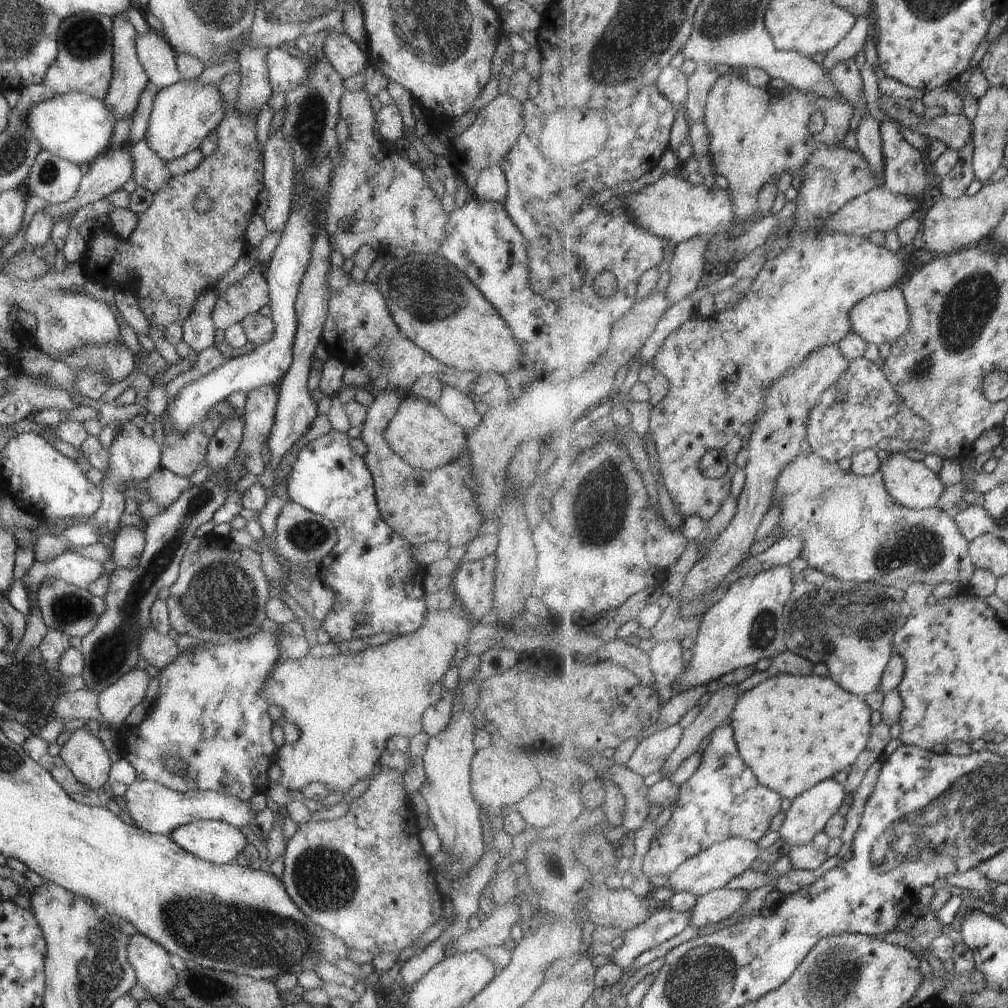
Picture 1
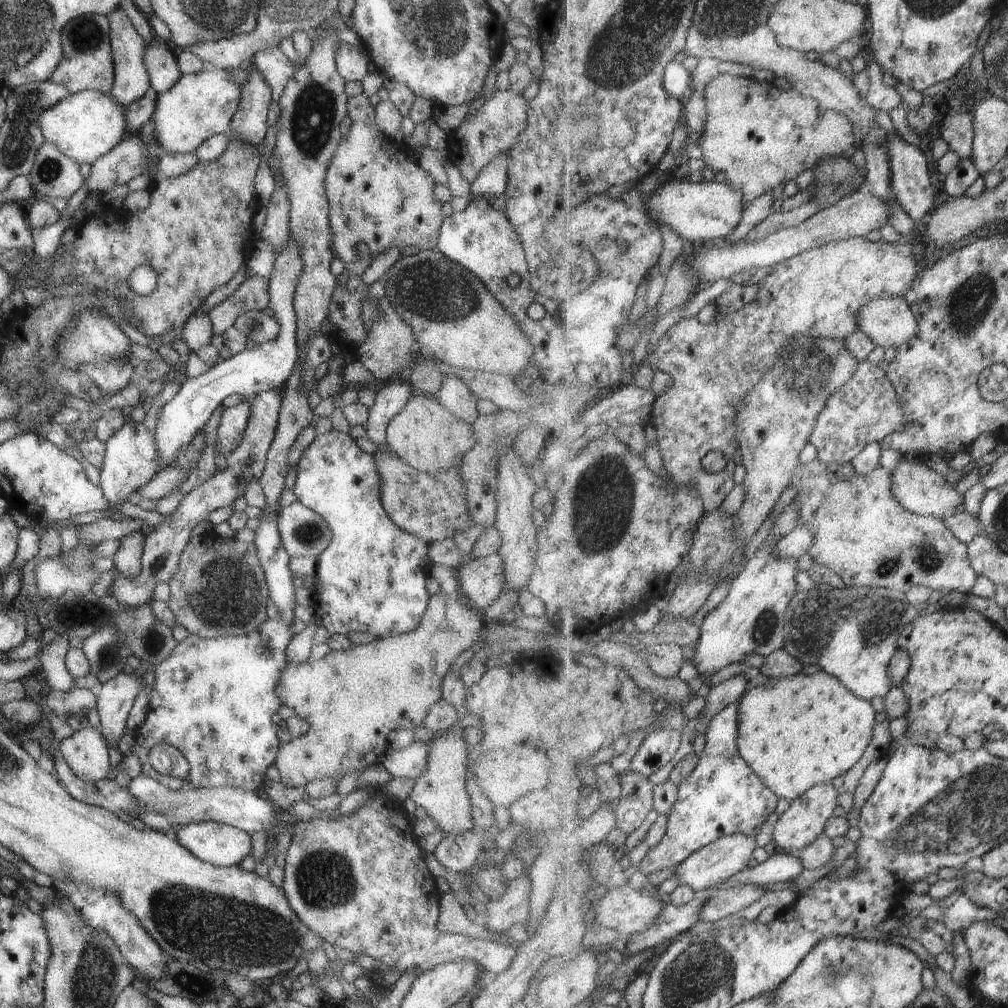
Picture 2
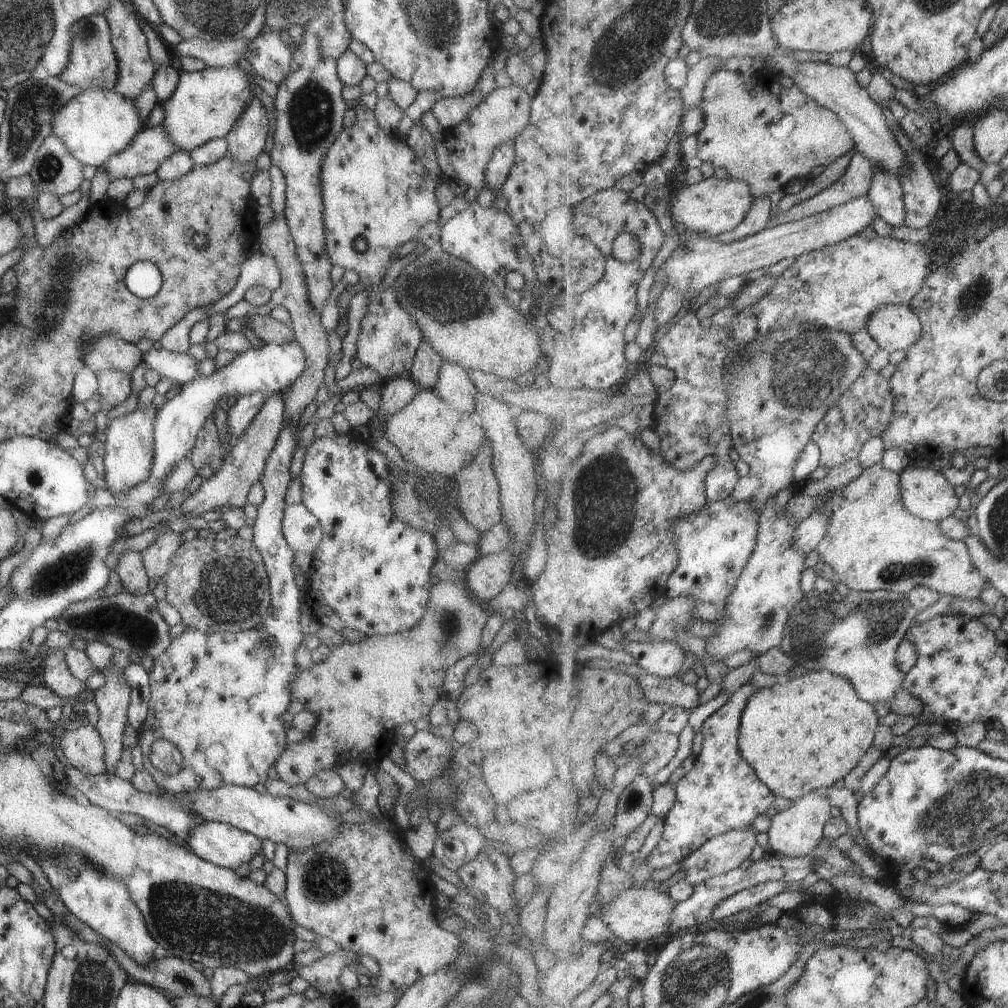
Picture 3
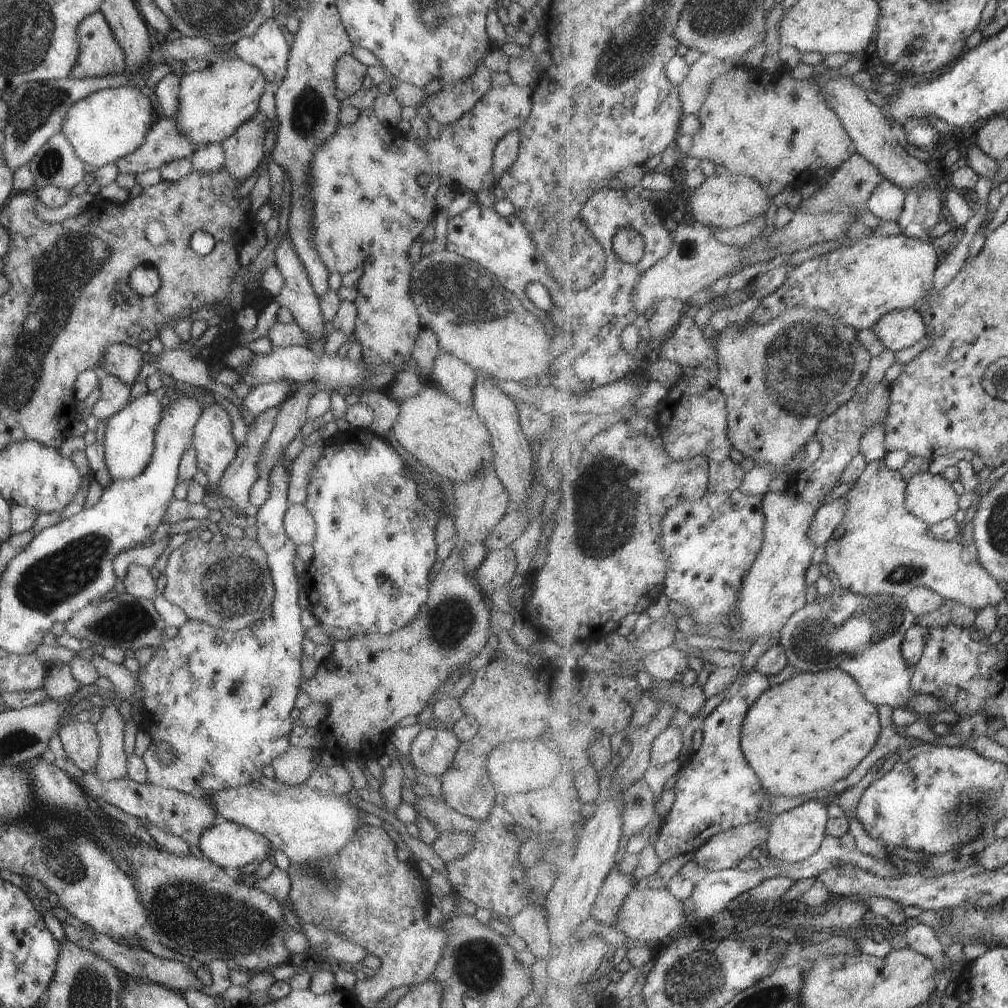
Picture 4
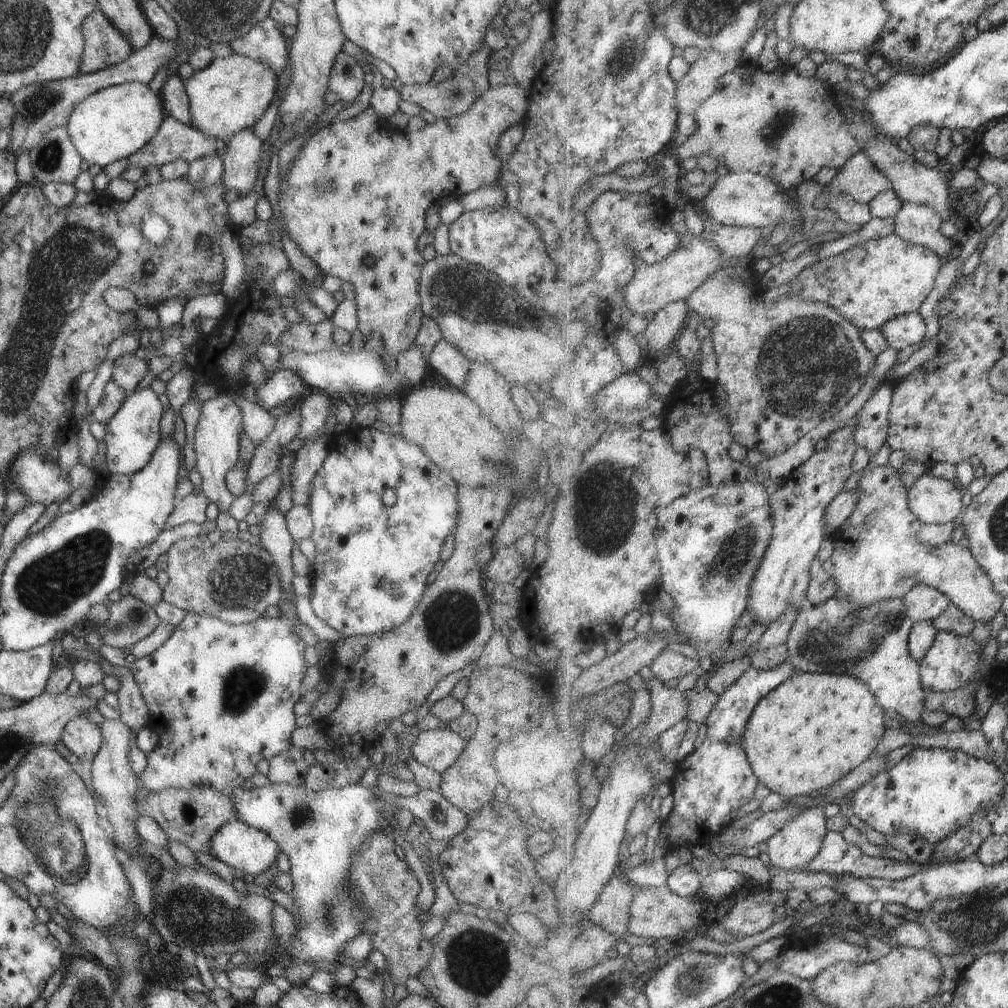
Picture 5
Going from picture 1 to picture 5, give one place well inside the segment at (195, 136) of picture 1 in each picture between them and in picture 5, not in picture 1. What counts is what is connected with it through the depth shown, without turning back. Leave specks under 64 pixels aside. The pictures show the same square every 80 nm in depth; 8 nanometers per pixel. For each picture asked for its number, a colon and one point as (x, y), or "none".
2: (198, 105)
3: (205, 104)
4: (212, 102)
5: (231, 93)

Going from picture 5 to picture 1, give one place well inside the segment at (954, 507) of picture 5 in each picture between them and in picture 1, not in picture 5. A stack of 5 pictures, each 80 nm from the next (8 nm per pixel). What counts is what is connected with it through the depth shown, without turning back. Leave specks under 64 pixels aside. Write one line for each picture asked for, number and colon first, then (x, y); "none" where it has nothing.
1: (908, 479)
2: (923, 491)
3: (927, 493)
4: (930, 497)

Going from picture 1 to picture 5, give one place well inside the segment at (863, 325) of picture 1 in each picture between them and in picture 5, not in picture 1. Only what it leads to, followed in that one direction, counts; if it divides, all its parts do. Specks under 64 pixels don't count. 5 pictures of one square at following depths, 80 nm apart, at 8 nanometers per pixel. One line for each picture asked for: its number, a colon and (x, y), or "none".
2: (889, 321)
3: (894, 326)
4: (898, 330)
5: (910, 329)

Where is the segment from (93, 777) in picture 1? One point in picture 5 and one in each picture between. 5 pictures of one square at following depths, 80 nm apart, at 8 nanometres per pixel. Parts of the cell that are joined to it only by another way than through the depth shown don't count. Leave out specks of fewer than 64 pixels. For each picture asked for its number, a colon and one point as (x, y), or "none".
2: (85, 751)
3: (83, 749)
4: (80, 742)
5: (82, 737)

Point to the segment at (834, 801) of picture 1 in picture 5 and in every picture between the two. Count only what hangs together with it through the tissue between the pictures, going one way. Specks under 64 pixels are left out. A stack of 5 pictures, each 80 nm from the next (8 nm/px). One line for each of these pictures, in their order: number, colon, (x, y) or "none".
2: (799, 826)
3: (795, 832)
4: (796, 835)
5: (801, 841)

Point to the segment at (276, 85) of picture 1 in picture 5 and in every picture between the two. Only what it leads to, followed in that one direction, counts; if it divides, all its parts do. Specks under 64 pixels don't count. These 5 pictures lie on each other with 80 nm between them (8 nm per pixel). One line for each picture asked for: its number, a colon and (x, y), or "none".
2: (276, 68)
3: (267, 55)
4: (267, 49)
5: (262, 41)

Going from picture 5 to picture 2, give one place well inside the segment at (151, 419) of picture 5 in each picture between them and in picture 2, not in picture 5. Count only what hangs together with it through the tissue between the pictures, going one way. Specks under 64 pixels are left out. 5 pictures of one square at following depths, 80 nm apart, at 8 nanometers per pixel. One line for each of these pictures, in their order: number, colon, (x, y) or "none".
2: (130, 460)
3: (128, 446)
4: (128, 441)

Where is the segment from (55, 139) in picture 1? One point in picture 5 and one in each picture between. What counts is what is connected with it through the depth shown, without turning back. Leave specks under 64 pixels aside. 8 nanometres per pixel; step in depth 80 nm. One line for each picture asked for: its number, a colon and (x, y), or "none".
2: (83, 125)
3: (96, 123)
4: (109, 123)
5: (111, 124)

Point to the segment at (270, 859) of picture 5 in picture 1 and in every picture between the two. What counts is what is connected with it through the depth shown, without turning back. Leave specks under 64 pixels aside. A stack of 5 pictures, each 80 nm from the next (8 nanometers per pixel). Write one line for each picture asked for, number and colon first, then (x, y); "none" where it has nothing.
1: (218, 842)
2: (215, 843)
3: (221, 844)
4: (224, 844)

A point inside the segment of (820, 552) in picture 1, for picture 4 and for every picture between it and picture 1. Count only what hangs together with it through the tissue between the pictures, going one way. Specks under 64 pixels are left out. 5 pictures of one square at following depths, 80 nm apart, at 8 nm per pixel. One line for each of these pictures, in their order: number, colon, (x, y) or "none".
2: (865, 535)
3: (873, 542)
4: (881, 549)

